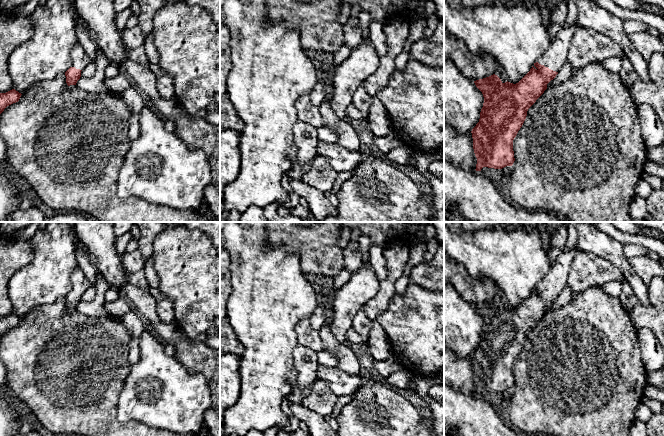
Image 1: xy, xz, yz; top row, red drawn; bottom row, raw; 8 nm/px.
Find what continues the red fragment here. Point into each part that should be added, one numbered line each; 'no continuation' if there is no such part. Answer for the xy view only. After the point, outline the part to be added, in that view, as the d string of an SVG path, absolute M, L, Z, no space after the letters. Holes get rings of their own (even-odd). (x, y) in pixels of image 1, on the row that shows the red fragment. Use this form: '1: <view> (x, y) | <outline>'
1: xy (80, 58) | M80 44L73 49L72 59L73 63L71 67L75 67L80 70L83 70L89 63L93 62Z

